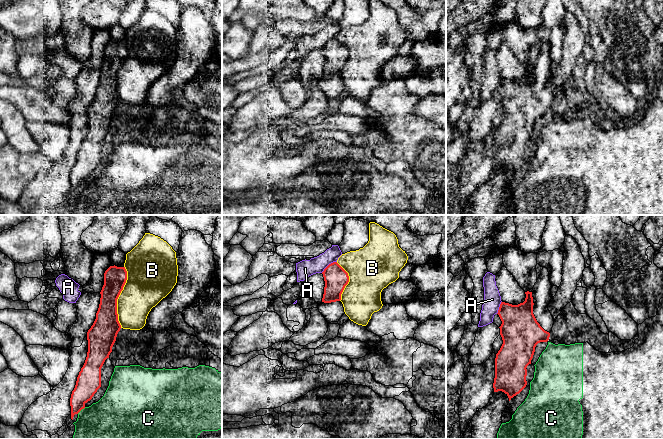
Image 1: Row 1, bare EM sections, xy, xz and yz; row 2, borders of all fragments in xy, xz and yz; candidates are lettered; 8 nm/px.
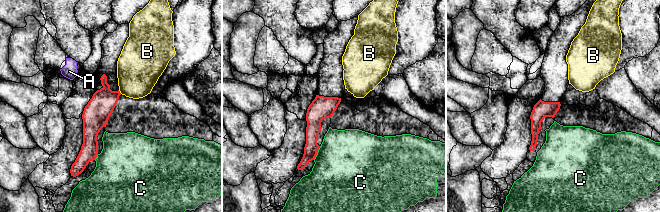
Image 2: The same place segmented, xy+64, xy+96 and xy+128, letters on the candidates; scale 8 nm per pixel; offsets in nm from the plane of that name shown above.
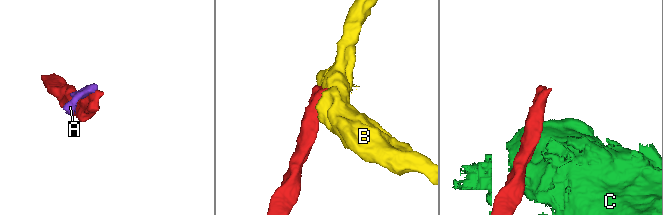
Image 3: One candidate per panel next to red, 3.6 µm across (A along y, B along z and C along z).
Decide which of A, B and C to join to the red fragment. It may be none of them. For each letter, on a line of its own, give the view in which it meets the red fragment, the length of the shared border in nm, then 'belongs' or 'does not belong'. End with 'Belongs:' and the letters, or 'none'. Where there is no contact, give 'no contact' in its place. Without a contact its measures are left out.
A: xz | 160 nm | does not belong
B: xy | 500 nm | does not belong
C: xy | 90 nm | does not belong
Belongs: none

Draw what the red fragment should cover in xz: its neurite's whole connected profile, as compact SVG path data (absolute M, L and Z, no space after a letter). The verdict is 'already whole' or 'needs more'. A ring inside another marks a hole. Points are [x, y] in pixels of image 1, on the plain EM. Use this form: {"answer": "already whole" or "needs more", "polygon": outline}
{"answer": "needs more", "polygon": "M337 39L329 40L322 48L325 63L319 88L328 99L338 98L345 90L341 70L349 58L348 49Z"}

